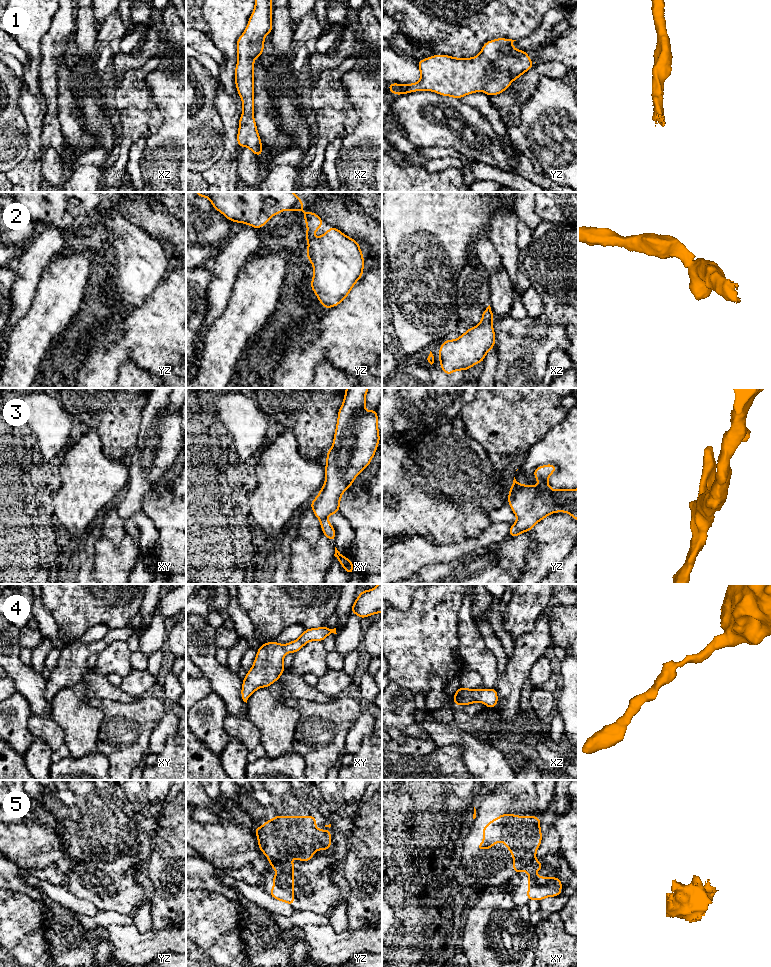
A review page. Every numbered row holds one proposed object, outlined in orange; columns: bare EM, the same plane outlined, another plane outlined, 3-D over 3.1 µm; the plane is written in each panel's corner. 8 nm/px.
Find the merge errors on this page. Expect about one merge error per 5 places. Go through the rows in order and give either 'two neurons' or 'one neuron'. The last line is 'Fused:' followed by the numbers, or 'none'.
1: one neuron
2: one neuron
3: one neuron
4: one neuron
5: two neurons
Fused: 5

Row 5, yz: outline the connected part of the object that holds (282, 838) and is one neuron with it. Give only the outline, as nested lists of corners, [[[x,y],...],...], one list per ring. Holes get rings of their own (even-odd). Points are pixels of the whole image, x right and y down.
[[[274,816],[263,826],[255,828],[259,850],[267,856],[270,865],[288,862],[293,857],[301,862],[310,861],[315,850],[328,850],[331,847],[331,832],[318,830],[315,816]]]

